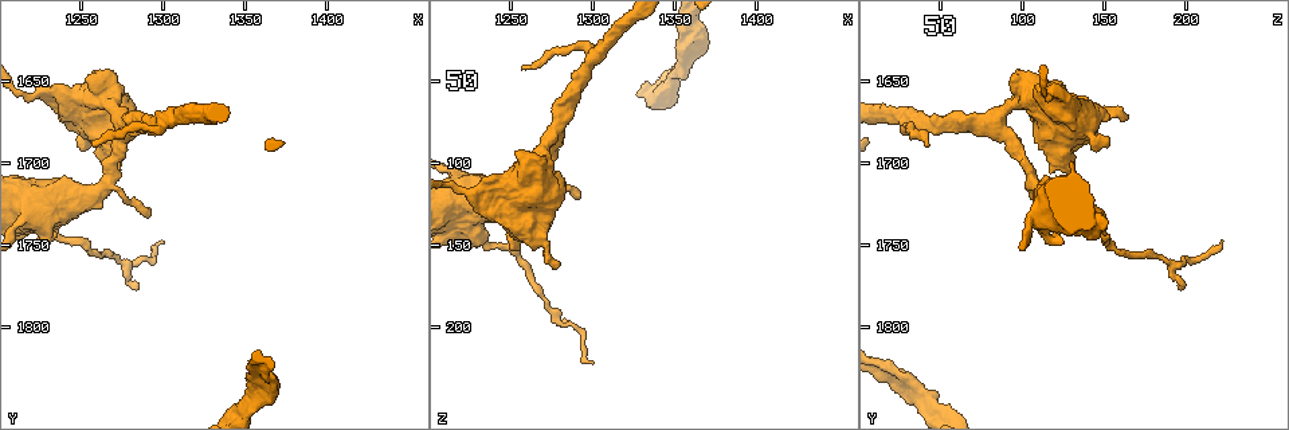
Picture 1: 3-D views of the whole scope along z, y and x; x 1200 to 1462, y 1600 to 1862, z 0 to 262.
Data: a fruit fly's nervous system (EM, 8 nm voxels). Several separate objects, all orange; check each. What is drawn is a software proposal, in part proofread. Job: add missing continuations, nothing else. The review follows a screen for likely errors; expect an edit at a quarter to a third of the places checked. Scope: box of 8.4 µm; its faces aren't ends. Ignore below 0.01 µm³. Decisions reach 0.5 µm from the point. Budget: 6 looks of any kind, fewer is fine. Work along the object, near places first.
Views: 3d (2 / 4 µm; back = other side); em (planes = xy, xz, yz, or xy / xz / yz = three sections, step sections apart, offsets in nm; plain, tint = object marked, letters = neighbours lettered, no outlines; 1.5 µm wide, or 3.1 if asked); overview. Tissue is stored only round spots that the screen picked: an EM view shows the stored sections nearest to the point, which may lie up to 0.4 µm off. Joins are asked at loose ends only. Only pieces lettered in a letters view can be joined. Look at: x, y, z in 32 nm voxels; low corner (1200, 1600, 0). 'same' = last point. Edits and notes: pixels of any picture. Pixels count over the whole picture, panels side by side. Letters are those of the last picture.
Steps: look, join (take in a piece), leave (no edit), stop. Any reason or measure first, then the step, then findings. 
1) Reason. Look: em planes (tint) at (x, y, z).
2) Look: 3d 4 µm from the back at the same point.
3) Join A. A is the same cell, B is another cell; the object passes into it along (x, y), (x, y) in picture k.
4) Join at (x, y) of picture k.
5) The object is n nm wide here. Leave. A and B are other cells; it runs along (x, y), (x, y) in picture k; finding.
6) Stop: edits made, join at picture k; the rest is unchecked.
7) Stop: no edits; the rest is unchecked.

An open end. Look: em planes (letters) at (1302, 1748, 220).

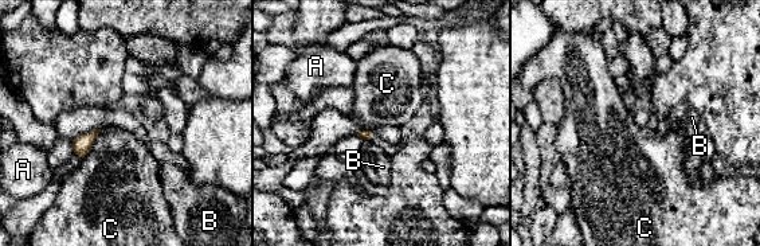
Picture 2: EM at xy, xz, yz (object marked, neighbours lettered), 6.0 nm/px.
The longest contact is with C, 220 nm. Leave. A, B and C are other cells; a border runs along (101, 129), (91, 148), (82, 159) in picture 2; none of them fits.

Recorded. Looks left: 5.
Tapers out. Look: 3d 4 µm at (1290, 1734, 120).

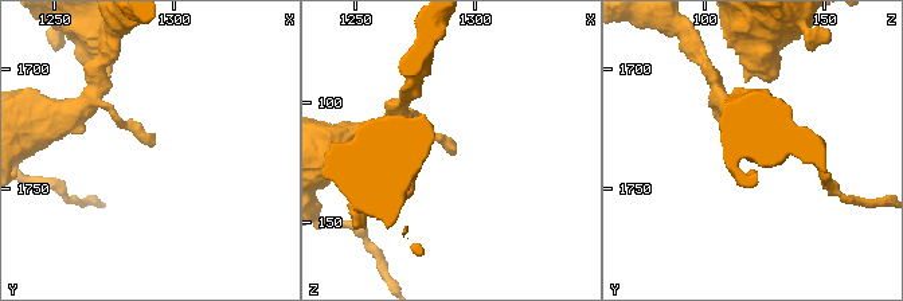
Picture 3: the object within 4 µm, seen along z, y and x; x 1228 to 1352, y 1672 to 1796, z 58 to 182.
Look: em xz step 4 (tint) at (1291, 1732, 120).

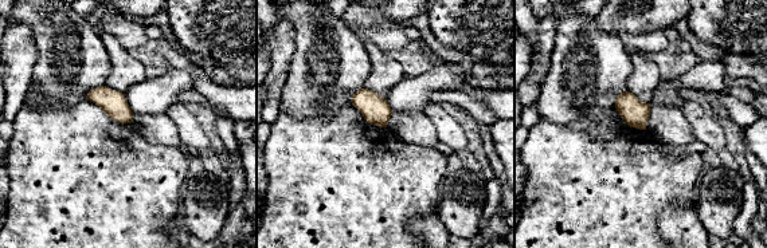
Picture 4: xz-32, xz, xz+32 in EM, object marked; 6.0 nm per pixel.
Another direction. Look: em planes (letters) at the same point.

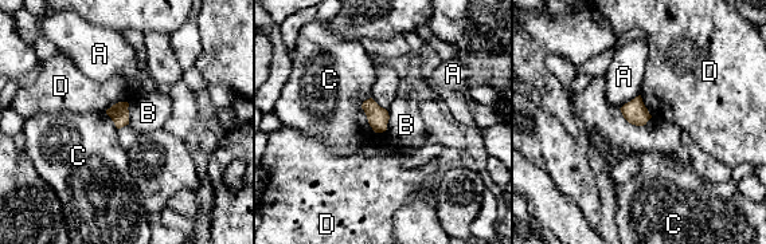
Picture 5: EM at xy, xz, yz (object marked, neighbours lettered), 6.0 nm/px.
Leave. A, B, C and D are other cells; a border runs along (129, 103), (128, 124) in picture 5; no lettered piece goes on from it.

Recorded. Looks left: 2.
Branch stops here. Look: em yz step 4 (tint) at (1370, 1840, 26).

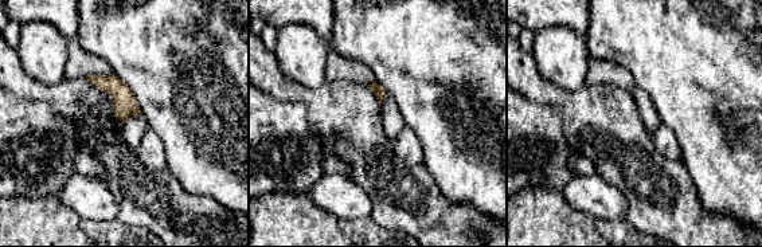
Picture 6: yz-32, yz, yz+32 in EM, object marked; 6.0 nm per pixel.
Look: em planes (letters) at the same point.

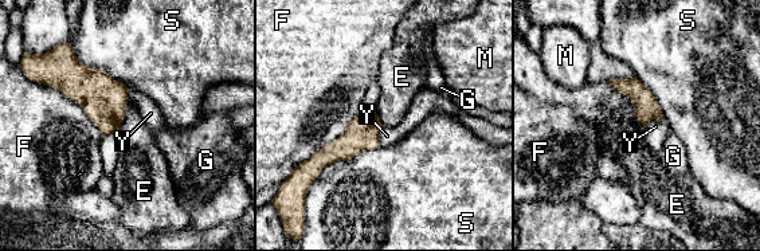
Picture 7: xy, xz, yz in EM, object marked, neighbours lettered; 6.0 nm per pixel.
Leave. E, F, G, M, S and Y are other cells; a border runs along (606, 82), (631, 99), (645, 128) in picture 7; no lettered piece goes on from it.

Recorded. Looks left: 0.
Stop: no edits; the rest is unchecked.

